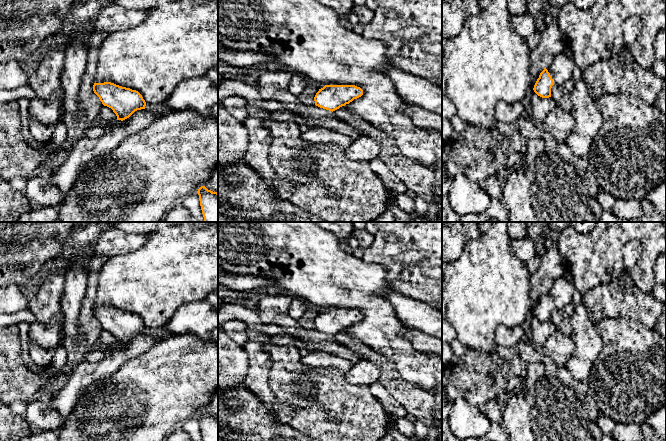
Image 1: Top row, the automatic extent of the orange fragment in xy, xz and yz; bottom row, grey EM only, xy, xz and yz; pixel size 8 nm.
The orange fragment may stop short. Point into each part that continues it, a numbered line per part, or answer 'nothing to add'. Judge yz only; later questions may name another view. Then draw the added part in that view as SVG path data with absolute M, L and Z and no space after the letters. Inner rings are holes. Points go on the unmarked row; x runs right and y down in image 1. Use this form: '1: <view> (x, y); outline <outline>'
1: yz (561, 292); outline M565 276L557 279L552 287L546 291L554 308L563 310L572 301L575 285L568 282Z

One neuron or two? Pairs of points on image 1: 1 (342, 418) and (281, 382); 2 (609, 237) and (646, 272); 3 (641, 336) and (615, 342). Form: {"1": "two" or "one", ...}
{"1": "one", "2": "one", "3": "one"}

